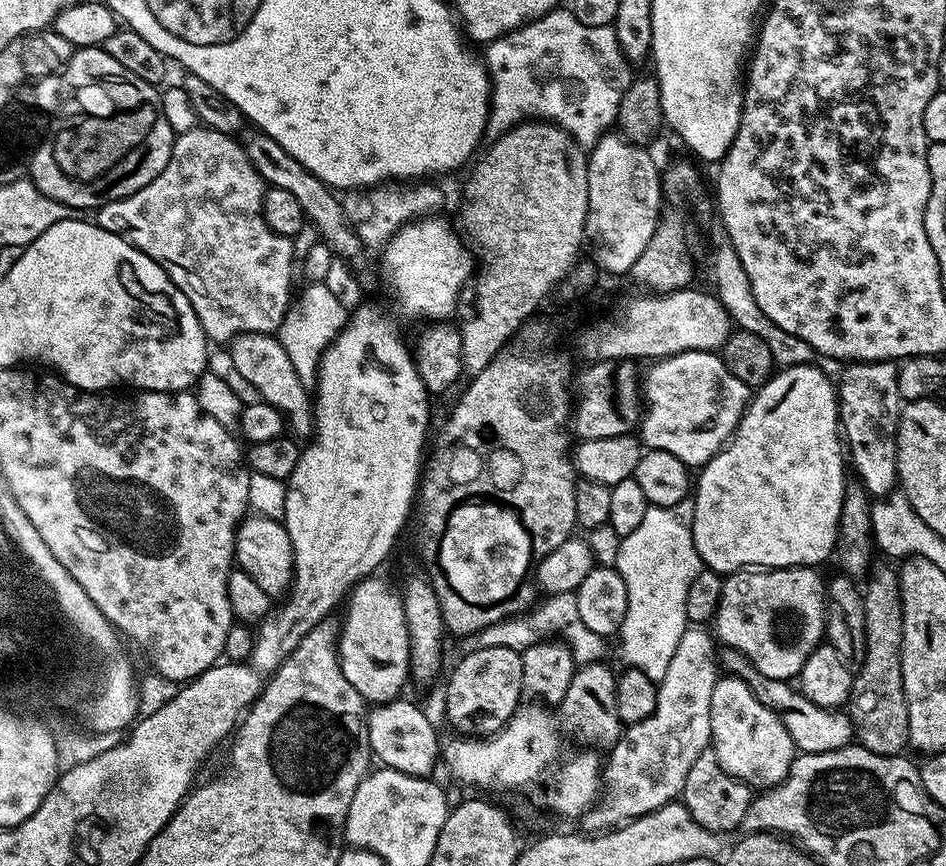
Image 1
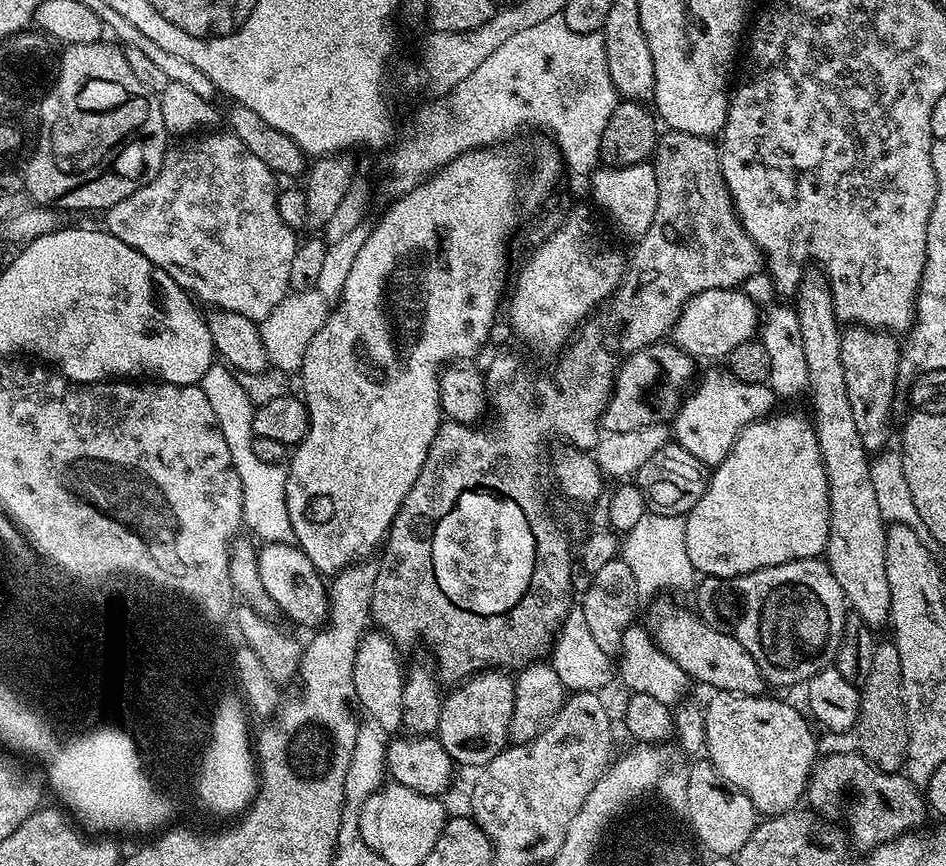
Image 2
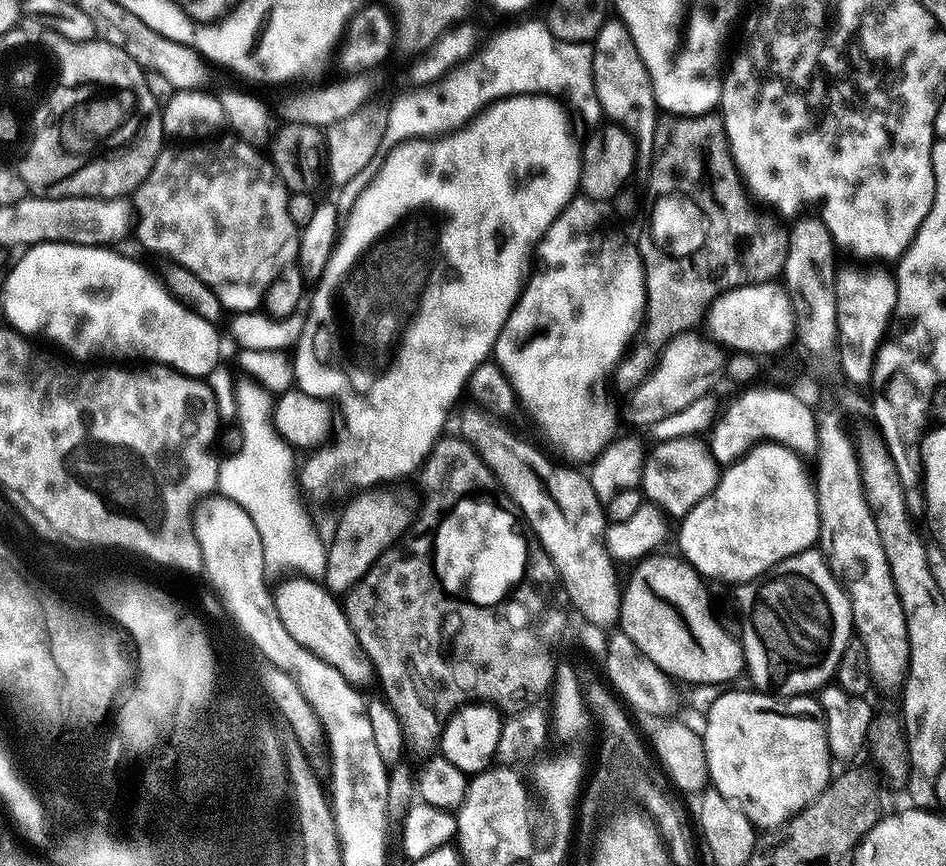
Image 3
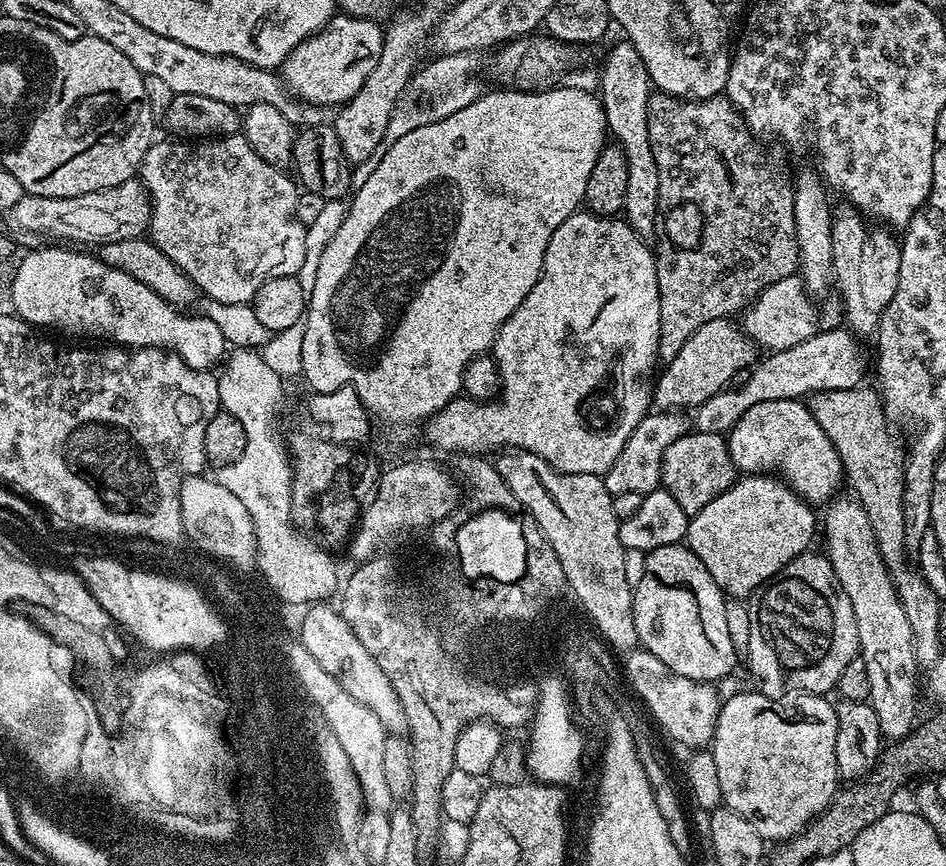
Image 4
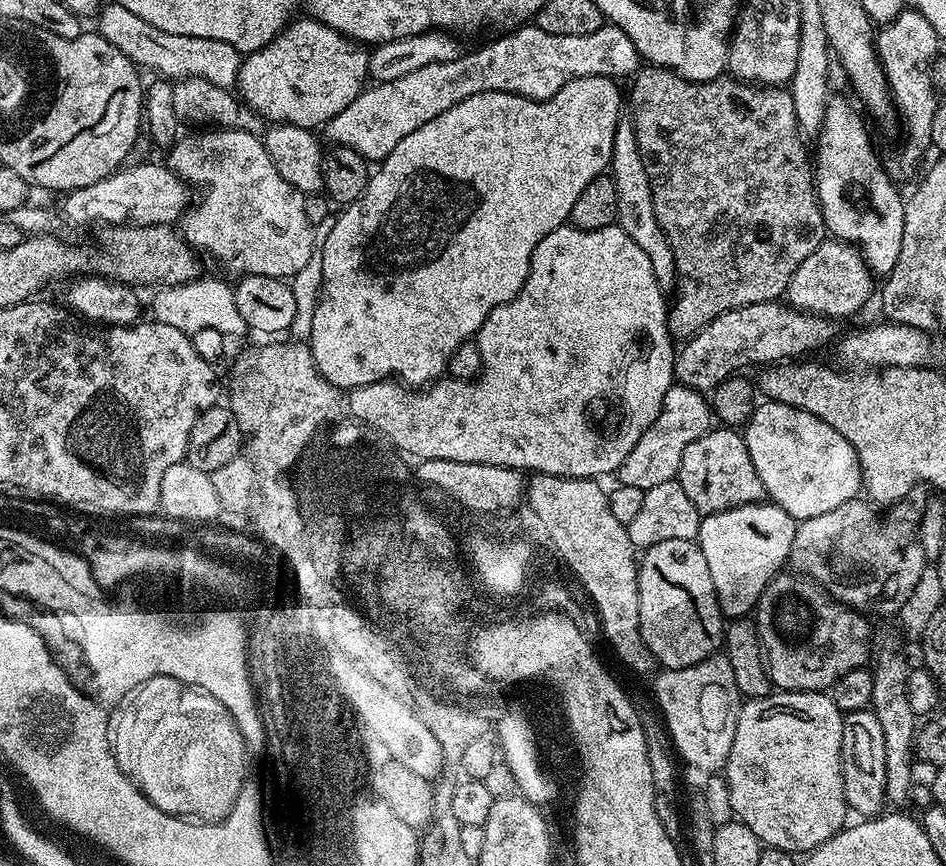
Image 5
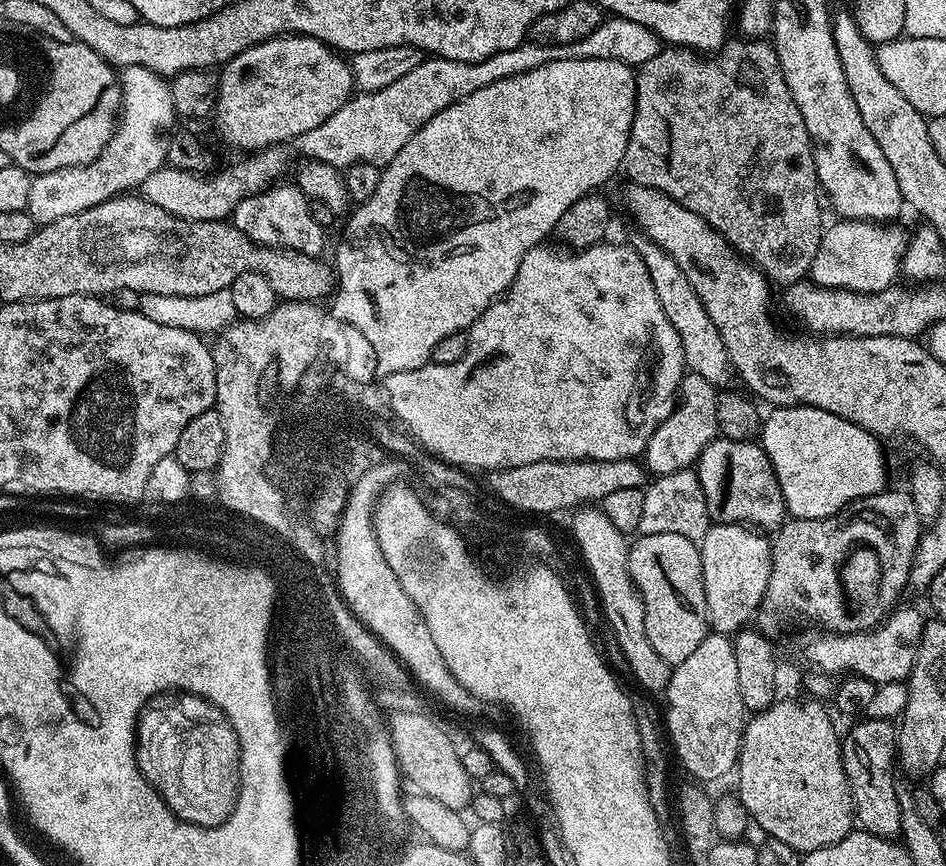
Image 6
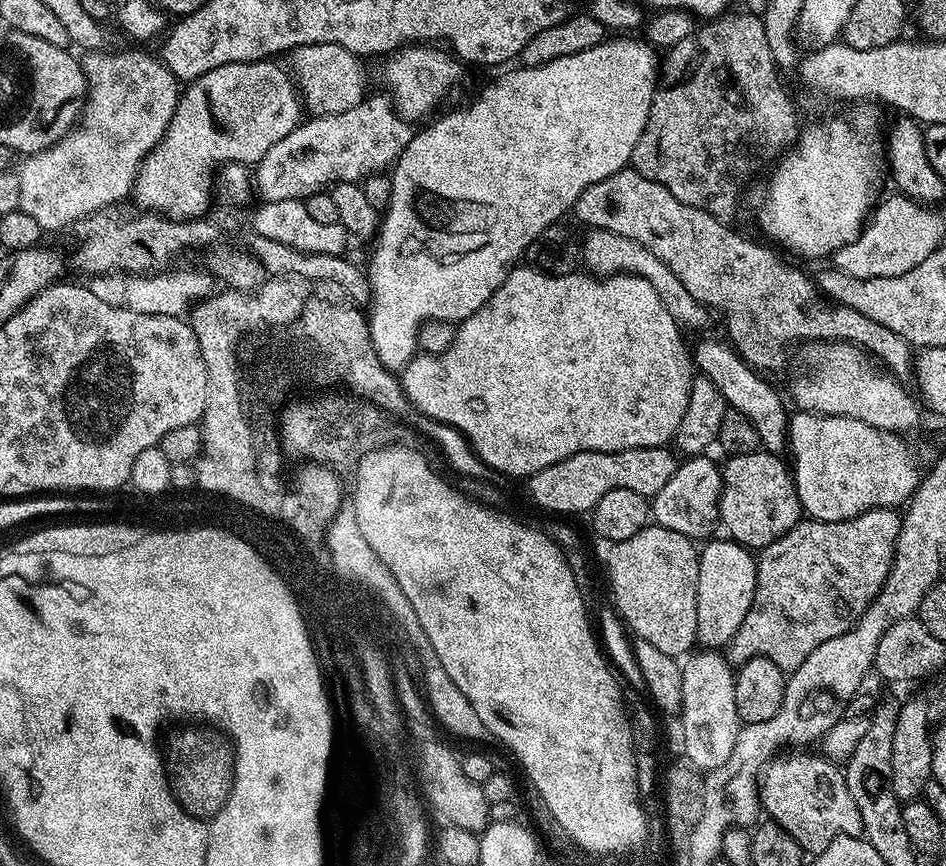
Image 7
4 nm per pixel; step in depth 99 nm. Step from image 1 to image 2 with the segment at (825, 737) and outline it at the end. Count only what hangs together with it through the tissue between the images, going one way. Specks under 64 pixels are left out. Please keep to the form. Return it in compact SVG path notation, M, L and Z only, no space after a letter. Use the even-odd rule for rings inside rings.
M657 599L655 601L657 604L649 610L648 621L646 621L661 652L674 658L674 662L678 662L681 670L693 681L701 680L716 692L730 692L737 696L765 695L764 675L735 635L728 633L727 636L724 632L716 632L720 630L713 625L702 623L691 607L679 608L668 600L671 599Z

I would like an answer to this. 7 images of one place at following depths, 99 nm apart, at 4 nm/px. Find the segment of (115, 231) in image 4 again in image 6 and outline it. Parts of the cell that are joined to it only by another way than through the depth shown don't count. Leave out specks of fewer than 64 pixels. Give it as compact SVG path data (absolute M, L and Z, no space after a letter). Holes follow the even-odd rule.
M280 146L261 148L260 151L245 155L245 160L232 164L229 168L208 174L181 172L179 168L165 166L160 168L142 185L145 200L162 206L170 214L187 220L228 220L232 212L247 196L271 188L281 179L288 168L288 156ZM280 176L280 177L279 177Z

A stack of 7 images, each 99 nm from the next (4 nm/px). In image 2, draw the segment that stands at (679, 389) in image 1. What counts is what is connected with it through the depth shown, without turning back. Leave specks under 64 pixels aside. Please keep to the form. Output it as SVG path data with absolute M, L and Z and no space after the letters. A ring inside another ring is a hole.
M720 366L709 367L712 369L695 381L694 387L677 407L670 424L675 443L690 450L690 454L694 454L694 458L698 458L705 466L715 466L727 458L728 451L734 446L742 430L755 420L764 419L778 403L776 393L768 384L738 382L738 378L734 378L723 367L716 367Z

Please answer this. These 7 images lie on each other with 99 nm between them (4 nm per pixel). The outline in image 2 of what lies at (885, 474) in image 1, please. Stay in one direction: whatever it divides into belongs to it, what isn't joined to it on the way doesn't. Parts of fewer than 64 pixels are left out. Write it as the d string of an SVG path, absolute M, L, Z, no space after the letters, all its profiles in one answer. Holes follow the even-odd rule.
M863 326L845 327L840 341L846 394L850 394L850 411L862 437L862 446L870 454L883 453L889 447L888 423L892 420L892 399L898 385L901 345L893 333Z

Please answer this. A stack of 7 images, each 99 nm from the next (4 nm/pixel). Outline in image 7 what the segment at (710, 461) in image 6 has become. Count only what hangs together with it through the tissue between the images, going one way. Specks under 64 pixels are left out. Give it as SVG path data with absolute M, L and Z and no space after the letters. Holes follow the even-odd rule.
M757 450L750 454L728 456L722 464L724 485L720 491L719 523L729 537L737 544L743 544L749 550L759 550L770 546L770 542L781 540L797 522L802 519L800 499L796 493L796 481L789 465L780 461L781 457L775 452Z

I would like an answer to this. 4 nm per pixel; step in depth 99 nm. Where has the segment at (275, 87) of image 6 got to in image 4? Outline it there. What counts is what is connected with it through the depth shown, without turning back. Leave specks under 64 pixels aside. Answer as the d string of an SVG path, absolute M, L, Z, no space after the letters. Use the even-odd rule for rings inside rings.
M333 16L326 27L307 36L285 58L282 77L289 92L308 104L346 104L362 88L381 58L385 31L380 27L377 21L368 20L365 16Z

